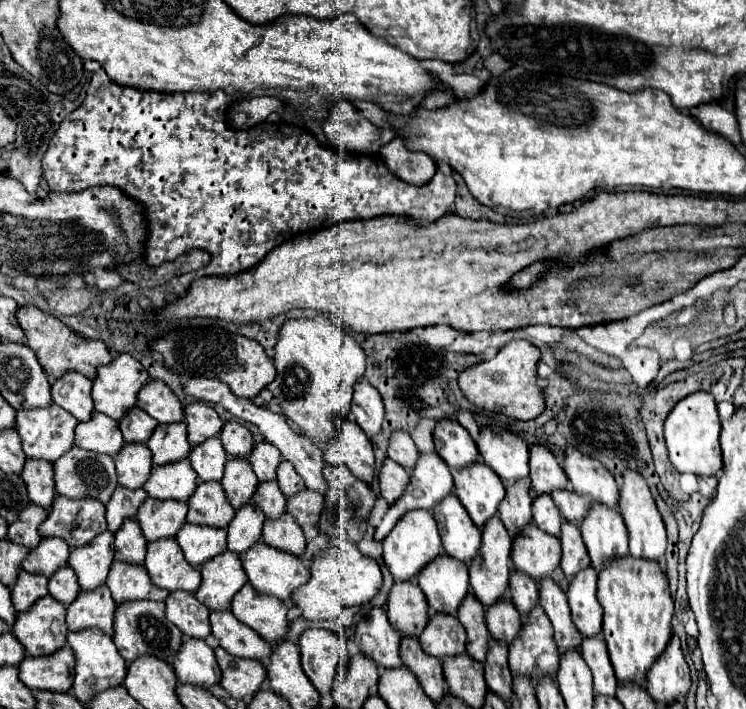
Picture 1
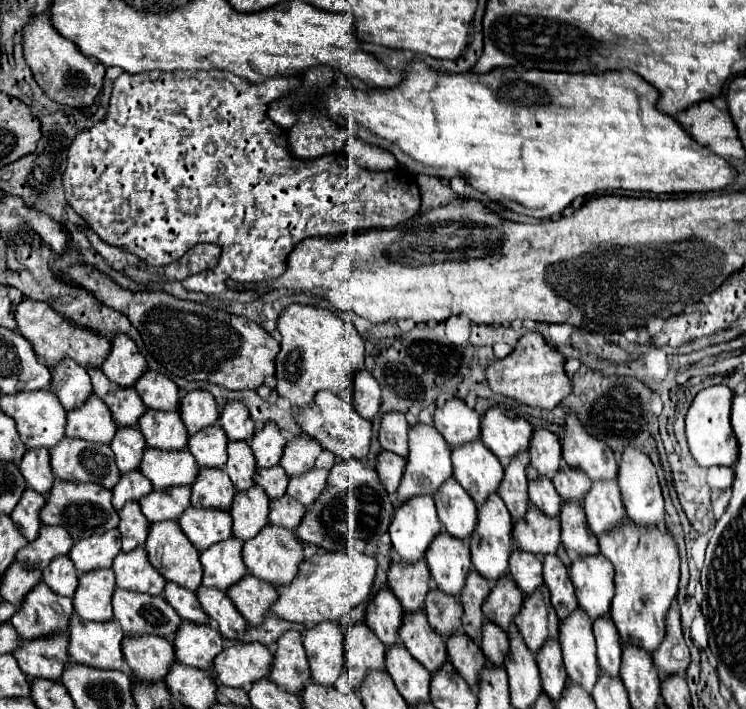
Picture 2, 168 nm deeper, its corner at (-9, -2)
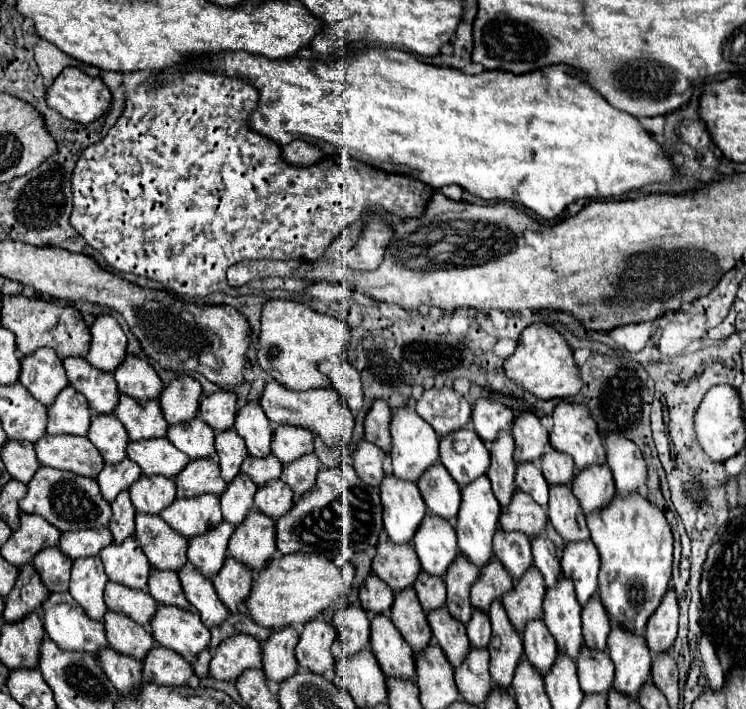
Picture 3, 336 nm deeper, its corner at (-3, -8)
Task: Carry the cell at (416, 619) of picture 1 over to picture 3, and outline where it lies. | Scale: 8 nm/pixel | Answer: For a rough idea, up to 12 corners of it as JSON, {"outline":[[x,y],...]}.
{"outline":[[377,544],[371,570],[393,592],[413,586],[421,564],[413,544]]}

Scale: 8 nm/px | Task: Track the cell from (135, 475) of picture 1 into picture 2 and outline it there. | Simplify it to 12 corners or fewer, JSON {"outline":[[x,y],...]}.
{"outline":[[119,428],[111,448],[127,474],[143,460],[143,434]]}

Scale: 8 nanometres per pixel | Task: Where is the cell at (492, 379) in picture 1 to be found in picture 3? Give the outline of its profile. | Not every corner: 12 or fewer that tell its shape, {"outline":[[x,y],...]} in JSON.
{"outline":[[553,326],[521,332],[505,374],[541,400],[581,390],[571,346]]}

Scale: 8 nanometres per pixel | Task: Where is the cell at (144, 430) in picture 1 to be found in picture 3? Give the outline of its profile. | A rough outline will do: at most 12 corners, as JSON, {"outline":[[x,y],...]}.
{"outline":[[85,358],[63,360],[69,384],[91,410],[111,414],[119,388]]}

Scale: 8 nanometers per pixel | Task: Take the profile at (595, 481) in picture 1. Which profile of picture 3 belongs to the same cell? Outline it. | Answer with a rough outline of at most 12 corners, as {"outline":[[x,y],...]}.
{"outline":[[585,404],[553,410],[549,442],[577,470],[605,462]]}

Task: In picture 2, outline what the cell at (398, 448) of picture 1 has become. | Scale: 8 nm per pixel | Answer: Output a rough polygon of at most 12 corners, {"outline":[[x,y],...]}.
{"outline":[[403,414],[383,416],[379,442],[403,458],[409,454],[409,424]]}

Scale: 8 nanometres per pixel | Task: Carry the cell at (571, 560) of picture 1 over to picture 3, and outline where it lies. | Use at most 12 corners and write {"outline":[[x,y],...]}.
{"outline":[[553,488],[549,520],[567,542],[587,540],[571,488]]}

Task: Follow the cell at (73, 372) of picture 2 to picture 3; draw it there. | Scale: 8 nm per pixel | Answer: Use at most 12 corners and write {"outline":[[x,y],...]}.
{"outline":[[51,348],[21,356],[19,382],[45,406],[69,384]]}

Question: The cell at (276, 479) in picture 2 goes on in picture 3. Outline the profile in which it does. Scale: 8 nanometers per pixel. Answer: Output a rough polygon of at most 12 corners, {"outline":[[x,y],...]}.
{"outline":[[247,456],[241,472],[257,486],[281,476],[277,456]]}

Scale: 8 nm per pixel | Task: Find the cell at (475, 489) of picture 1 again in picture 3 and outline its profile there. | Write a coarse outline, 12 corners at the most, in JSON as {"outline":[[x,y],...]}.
{"outline":[[471,426],[439,440],[439,460],[459,486],[487,474],[489,450]]}

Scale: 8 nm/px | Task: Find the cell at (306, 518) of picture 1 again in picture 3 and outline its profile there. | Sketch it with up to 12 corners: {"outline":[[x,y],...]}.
{"outline":[[315,452],[283,468],[281,480],[303,496],[317,478]]}

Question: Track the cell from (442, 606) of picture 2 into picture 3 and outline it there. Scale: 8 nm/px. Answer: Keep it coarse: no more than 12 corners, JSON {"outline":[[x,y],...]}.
{"outline":[[421,570],[413,588],[425,612],[445,606],[445,582]]}

